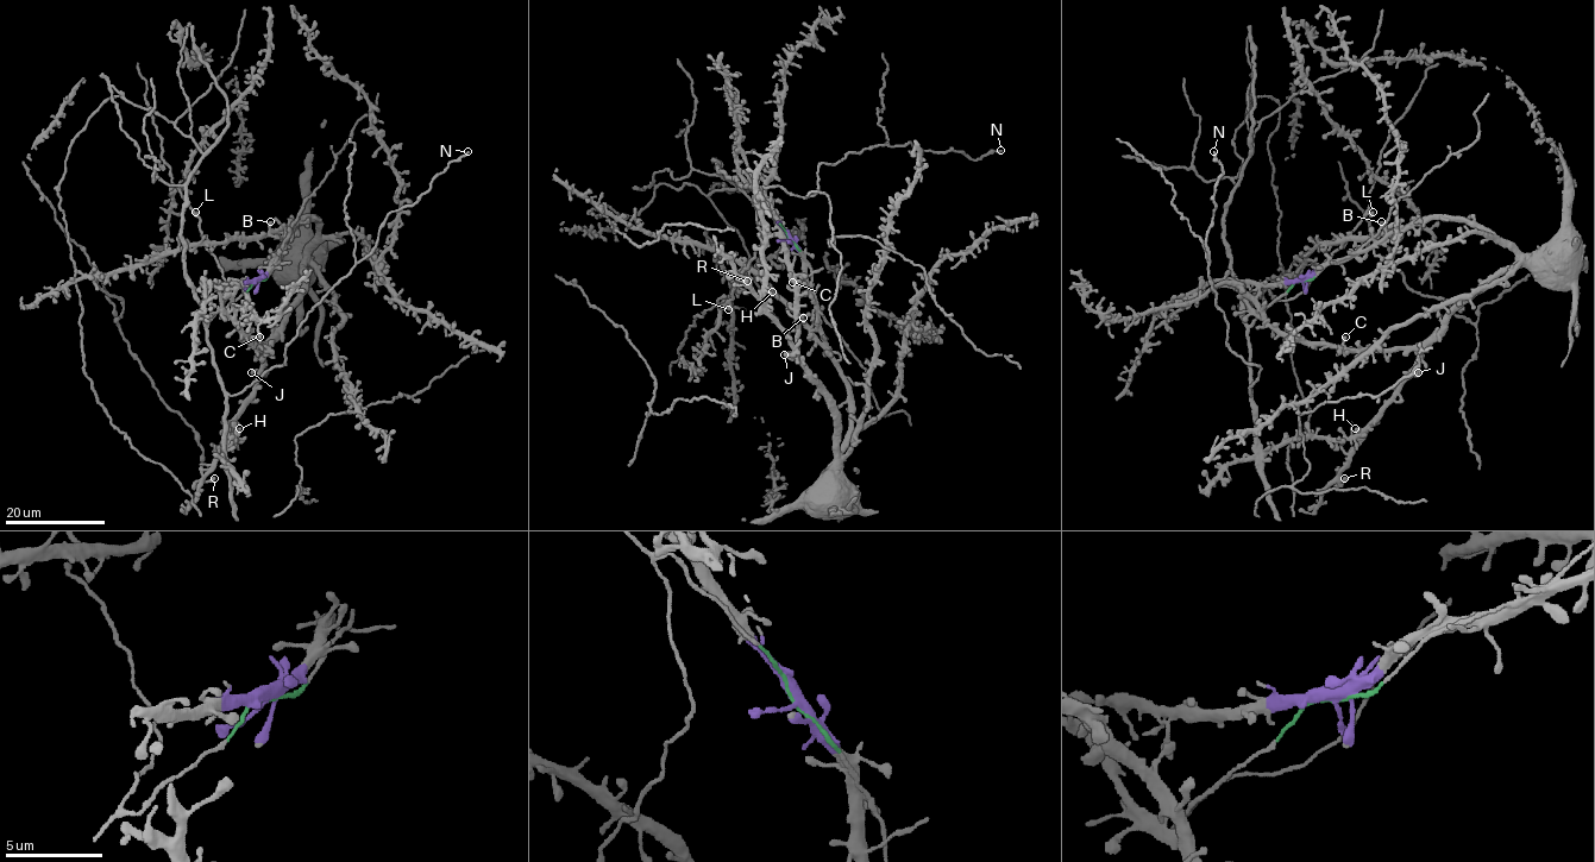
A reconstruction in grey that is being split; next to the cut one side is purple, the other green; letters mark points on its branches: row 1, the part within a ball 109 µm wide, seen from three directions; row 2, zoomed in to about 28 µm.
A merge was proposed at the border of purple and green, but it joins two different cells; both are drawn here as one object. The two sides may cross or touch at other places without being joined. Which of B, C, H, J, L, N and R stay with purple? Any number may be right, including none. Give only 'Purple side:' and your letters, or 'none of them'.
Purple side: B, C, H, J, R

